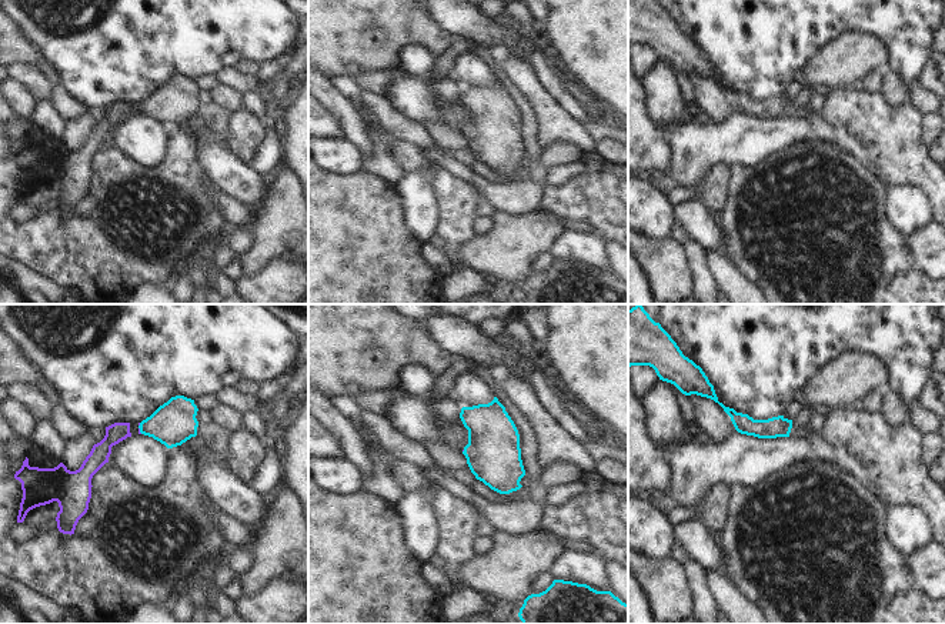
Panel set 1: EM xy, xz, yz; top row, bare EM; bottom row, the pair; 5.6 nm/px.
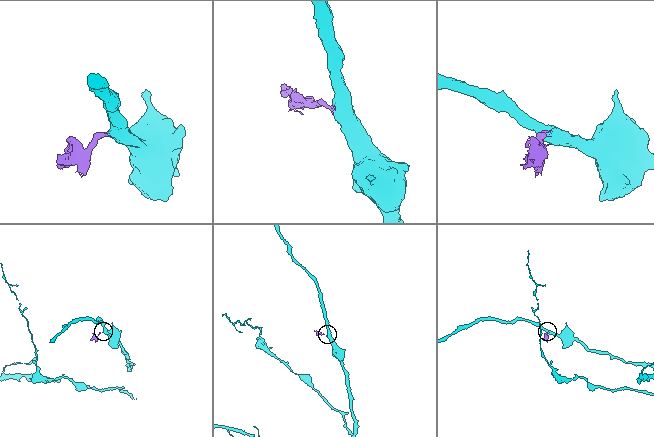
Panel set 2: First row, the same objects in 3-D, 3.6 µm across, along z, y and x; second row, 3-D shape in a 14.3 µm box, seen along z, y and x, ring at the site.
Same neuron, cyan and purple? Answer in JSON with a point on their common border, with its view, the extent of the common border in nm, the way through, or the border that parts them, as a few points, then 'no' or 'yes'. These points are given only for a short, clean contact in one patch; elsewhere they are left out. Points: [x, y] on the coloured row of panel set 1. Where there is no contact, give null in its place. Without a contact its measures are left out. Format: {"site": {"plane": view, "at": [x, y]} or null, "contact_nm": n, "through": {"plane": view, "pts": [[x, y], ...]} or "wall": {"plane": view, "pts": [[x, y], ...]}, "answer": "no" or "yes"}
{"site": {"plane": "xy", "at": [139, 427]}, "contact_nm": 70, "through": {"plane": "xy", "pts": [[173, 423], [139, 427], [139, 429]]}, "answer": "yes"}

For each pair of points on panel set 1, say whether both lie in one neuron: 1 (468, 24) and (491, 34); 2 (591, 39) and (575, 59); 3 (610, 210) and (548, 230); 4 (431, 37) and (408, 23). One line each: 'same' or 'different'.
1: same
2: same
3: different
4: same

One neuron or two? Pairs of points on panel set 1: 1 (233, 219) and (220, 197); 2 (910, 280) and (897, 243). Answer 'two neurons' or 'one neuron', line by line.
1: one neuron
2: one neuron

